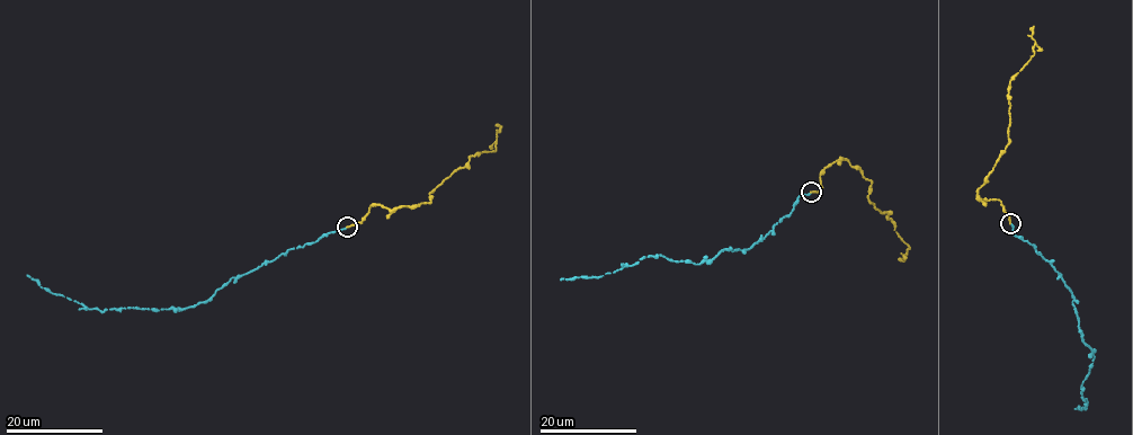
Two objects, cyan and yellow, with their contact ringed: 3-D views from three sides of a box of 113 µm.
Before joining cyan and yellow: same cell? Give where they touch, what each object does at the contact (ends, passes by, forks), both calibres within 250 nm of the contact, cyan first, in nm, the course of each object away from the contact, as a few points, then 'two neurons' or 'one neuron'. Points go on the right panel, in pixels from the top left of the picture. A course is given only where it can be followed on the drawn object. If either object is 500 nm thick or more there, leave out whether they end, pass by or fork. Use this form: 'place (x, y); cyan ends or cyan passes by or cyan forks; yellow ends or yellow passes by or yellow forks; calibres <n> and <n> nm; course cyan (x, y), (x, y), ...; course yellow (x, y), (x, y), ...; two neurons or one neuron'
place (1010, 223); cyan ends; yellow ends; calibres 190 and 200 nm; course cyan (1010, 223), (1014, 234), (1033, 245), (1069, 287), (1081, 337), (1095, 356), (1080, 385), (1088, 402), (1076, 409); course yellow (1010, 223), (1000, 202), (979, 198), (978, 189), (1009, 142), (1009, 81), (1034, 53), (1035, 41), (1029, 28); one neuron

